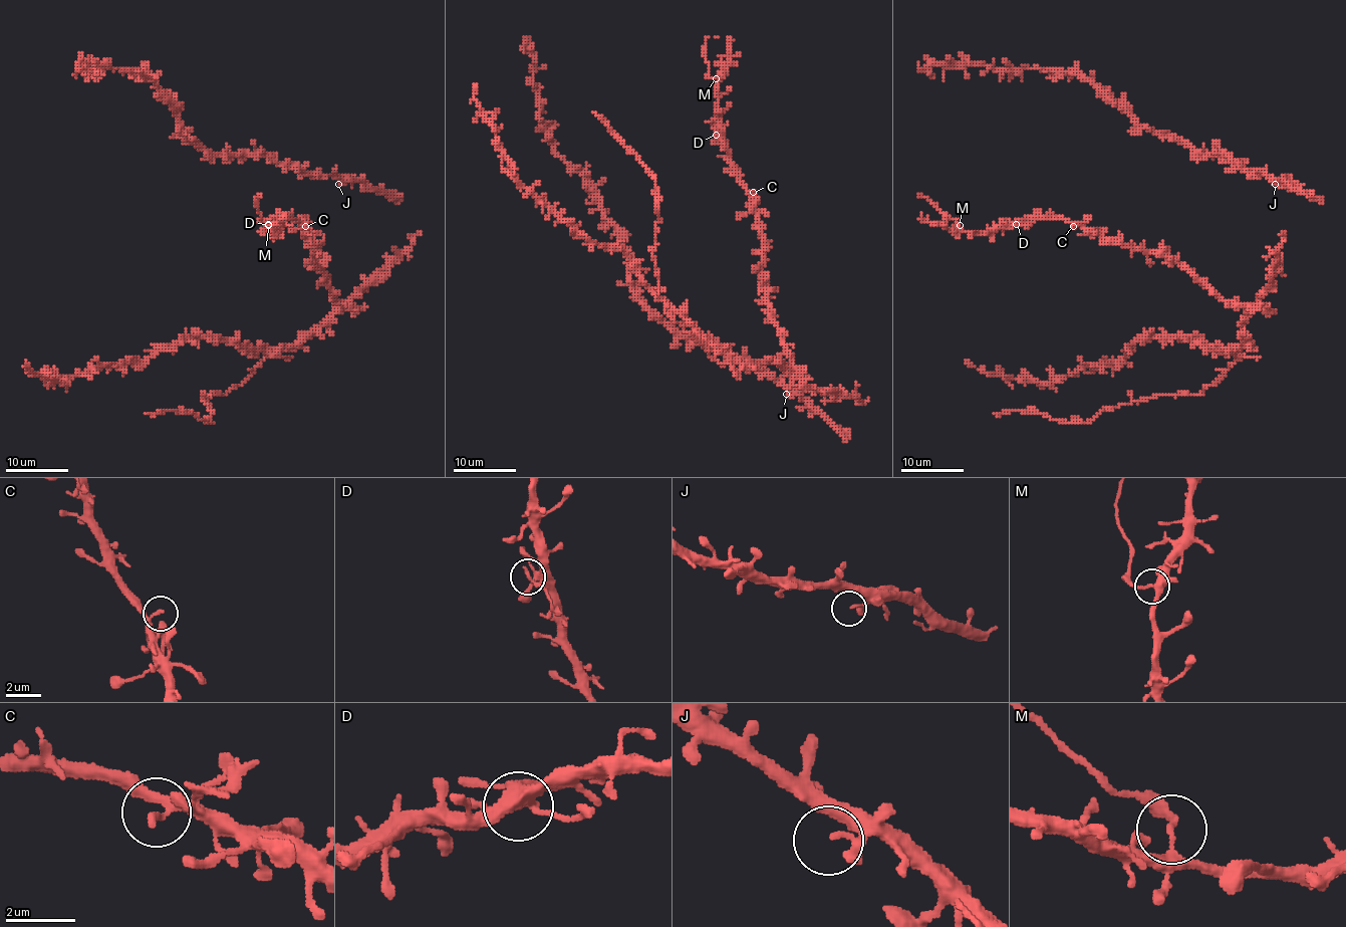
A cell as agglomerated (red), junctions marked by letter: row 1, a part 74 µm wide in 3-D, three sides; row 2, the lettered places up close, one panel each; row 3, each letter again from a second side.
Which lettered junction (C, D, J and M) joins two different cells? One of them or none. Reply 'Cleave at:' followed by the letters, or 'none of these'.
Cleave at: M

